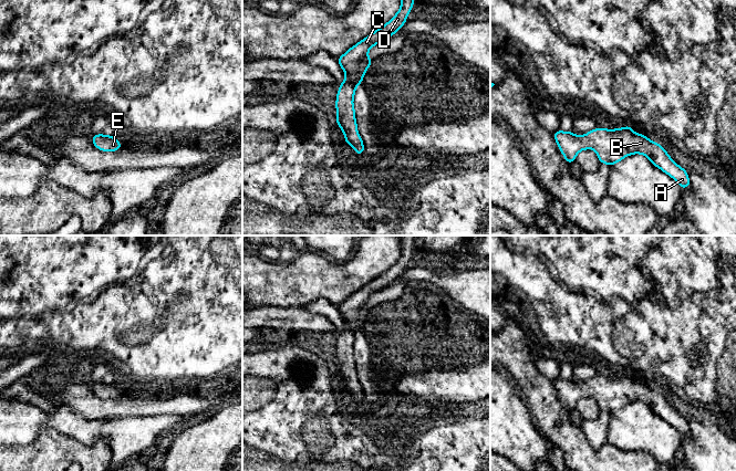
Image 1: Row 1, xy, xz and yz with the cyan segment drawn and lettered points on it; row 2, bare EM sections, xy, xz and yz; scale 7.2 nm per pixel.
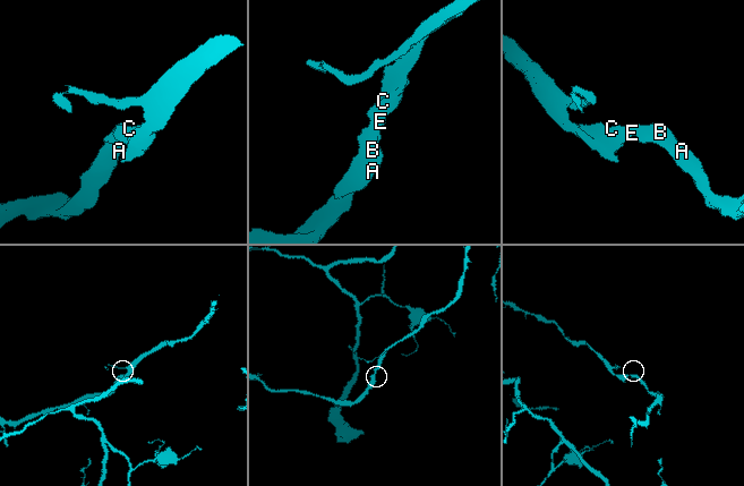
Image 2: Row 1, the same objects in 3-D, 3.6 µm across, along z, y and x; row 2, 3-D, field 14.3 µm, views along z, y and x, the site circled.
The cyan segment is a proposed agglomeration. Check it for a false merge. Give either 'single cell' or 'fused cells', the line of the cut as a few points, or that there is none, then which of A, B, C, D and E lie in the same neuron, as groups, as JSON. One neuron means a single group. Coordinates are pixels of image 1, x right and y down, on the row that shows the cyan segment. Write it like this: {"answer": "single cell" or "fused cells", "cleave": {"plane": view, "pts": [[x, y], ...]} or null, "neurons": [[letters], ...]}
{"answer": "single cell", "cleave": null, "neurons": [["A", "B", "C", "D", "E"]]}

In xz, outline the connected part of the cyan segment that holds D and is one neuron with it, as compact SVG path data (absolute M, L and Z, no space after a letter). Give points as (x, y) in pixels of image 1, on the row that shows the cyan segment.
M401 0L400 10L386 24L372 32L338 59L345 73L345 78L343 83L340 83L336 94L335 123L343 132L345 144L351 145L356 155L364 154L364 145L357 133L353 98L356 86L362 84L363 76L373 62L373 59L367 57L367 53L372 46L388 39L405 24L414 2L415 0Z

